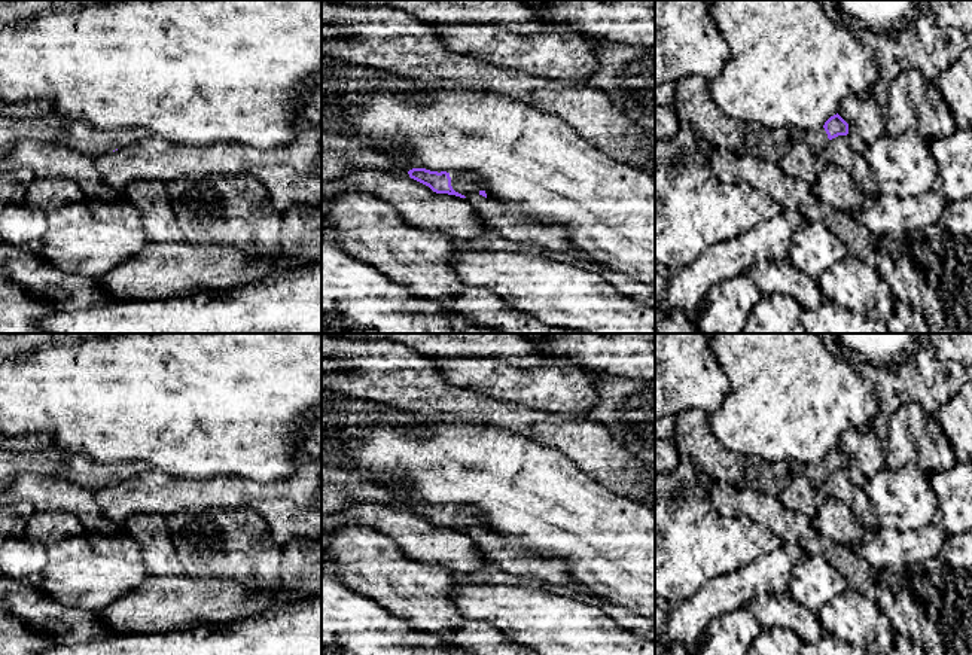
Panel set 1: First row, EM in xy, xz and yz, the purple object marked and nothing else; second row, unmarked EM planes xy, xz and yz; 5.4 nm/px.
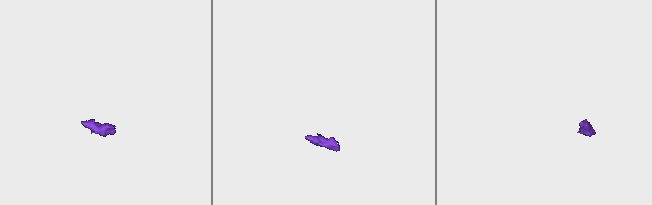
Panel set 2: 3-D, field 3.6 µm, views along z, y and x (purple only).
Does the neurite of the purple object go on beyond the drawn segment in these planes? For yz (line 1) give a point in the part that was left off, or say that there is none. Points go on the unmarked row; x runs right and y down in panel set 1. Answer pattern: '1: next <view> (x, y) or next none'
1: next yz (817, 474)

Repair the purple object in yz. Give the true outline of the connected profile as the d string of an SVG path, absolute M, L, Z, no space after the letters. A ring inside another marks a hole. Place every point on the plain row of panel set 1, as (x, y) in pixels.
M837 447L825 458L814 464L792 463L790 473L805 476L816 488L823 488L829 475L848 467L848 457Z

